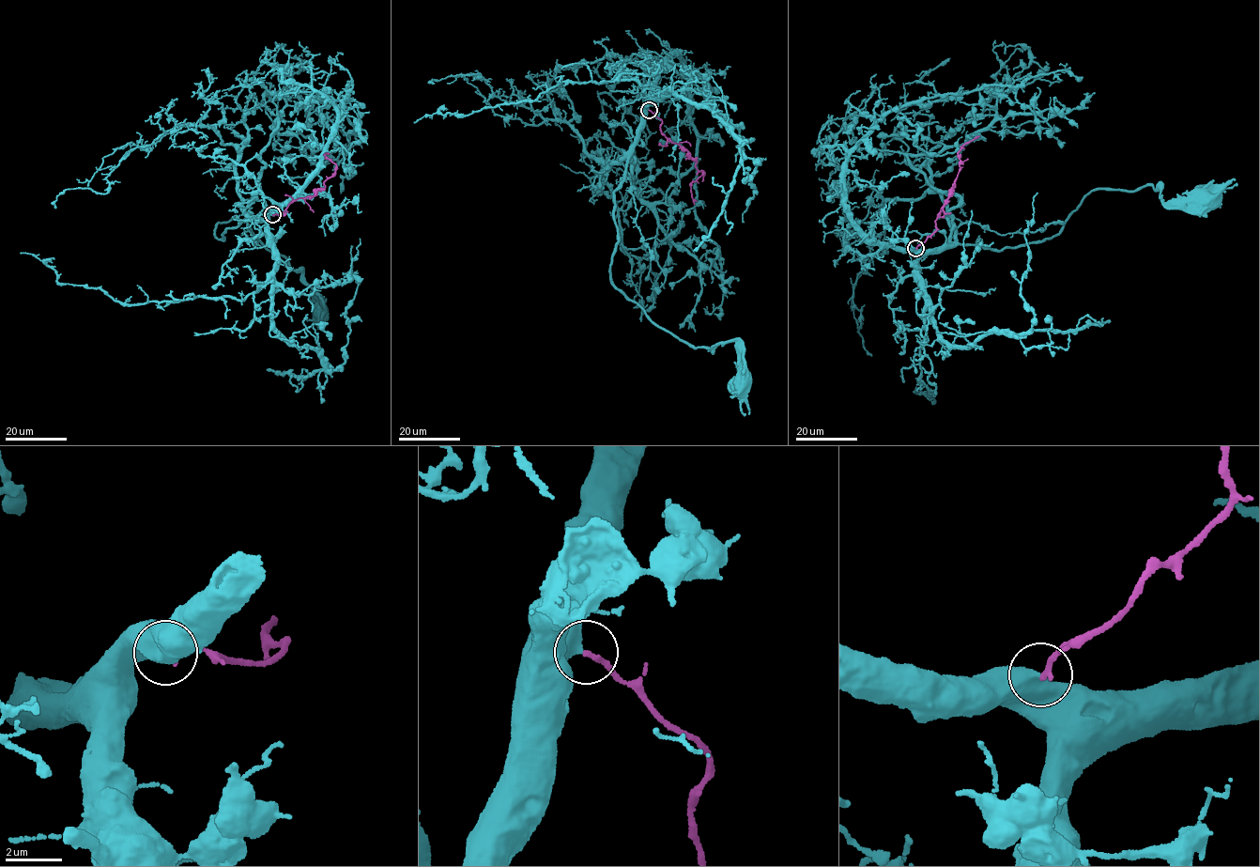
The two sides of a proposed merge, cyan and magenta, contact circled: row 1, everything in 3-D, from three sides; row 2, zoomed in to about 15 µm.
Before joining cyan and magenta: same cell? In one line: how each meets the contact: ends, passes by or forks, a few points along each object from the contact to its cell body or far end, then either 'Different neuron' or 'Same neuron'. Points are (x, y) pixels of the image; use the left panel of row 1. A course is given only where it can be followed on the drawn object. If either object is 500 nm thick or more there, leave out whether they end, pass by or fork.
Course of cyan: (272, 214), (246, 217), (222, 241), (215, 235), (222, 222), (248, 224), (299, 270), (319, 311). Course of magenta: (272, 214), (285, 214), (289, 204), (325, 187), (324, 181), (335, 171), (336, 163), (324, 155), (327, 153). Same neuron

